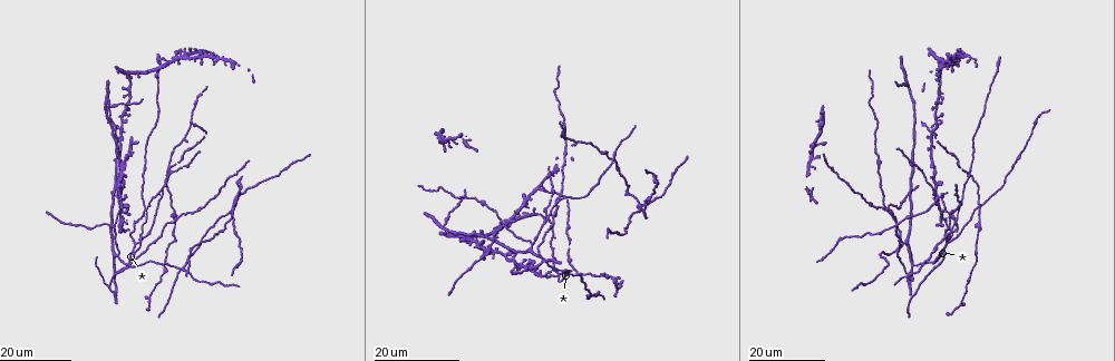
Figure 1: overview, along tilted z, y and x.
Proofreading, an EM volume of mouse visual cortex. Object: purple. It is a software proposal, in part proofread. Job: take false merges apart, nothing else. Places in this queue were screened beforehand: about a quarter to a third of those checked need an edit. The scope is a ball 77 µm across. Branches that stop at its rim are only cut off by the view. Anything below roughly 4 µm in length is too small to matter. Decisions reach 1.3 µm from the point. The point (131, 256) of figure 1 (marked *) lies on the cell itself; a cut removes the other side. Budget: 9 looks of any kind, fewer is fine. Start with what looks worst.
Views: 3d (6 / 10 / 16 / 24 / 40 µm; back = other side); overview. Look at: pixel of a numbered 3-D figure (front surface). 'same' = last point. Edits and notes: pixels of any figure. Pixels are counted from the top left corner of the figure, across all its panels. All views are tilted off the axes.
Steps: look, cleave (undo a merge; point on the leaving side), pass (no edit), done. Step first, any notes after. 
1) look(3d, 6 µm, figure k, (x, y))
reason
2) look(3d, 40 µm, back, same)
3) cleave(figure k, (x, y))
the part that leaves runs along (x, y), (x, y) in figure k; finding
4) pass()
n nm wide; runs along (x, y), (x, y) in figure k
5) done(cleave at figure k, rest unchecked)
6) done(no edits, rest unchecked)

look(3d, 24 µm, figure 1, (442, 227))
three-way junction

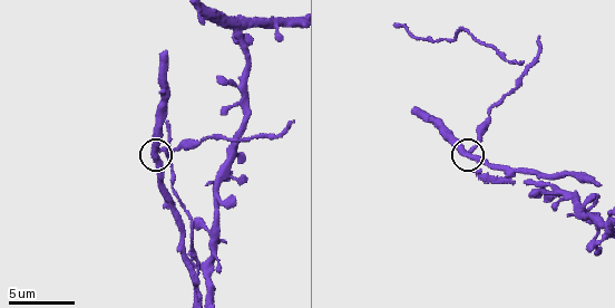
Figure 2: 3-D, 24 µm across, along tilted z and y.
look(3d, 10 µm, figure 2, (161, 150))

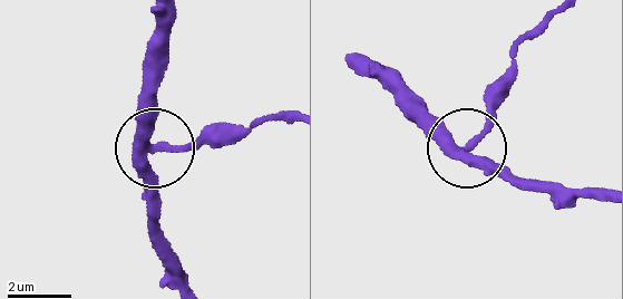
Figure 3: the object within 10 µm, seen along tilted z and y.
look(3d, 6 µm, figure 3, (471, 144))

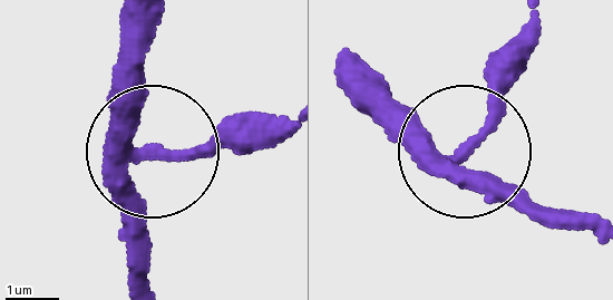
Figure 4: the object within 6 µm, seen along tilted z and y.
cleave(figure 4, (211, 153))
side arm 9 µm; the part that leaves runs along (138, 161), (249, 153), (284, 133) in figure 4; two cells meet here

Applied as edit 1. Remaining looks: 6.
look(3d, 16 µm, figure 1, (530, 249))
four arms meet

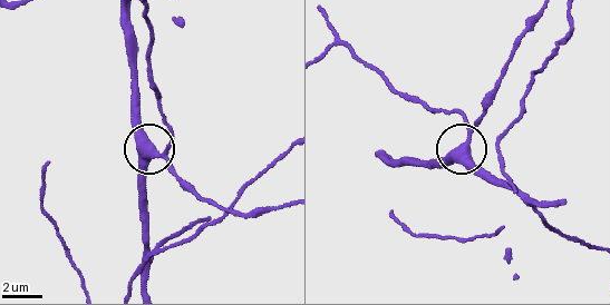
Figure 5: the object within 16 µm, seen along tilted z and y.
look(3d, 6 µm, figure 5, (151, 151))

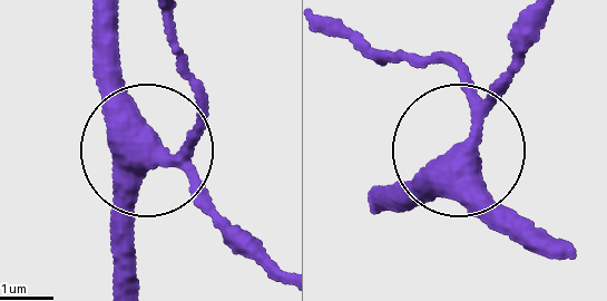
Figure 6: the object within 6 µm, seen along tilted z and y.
pass()
runs along (121, 277), (147, 157), (111, 34) in figure 6; continuous, no second cell

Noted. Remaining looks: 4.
look(3d, 16 µm, figure 1, (503, 226))
three-way junction

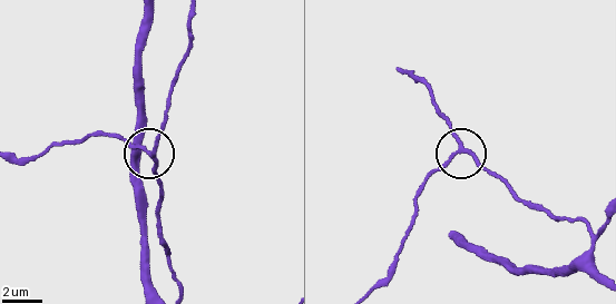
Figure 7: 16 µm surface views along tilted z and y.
look(3d, 10 µm, figure 7, (152, 154))

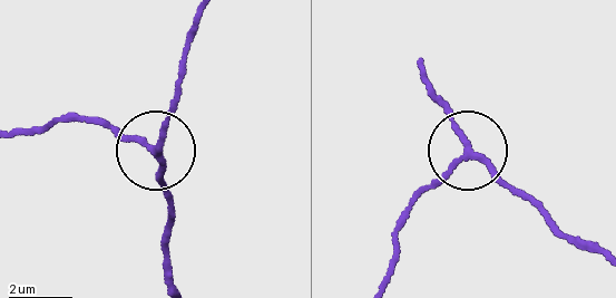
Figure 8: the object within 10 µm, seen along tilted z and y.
pass()
side arm 24 µm; runs along (602, 255), (560, 236), (544, 212), (468, 156), (409, 203) in figure 8; one cell here

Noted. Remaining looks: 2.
look(3d, 24 µm, figure 1, (136, 245))
a fork

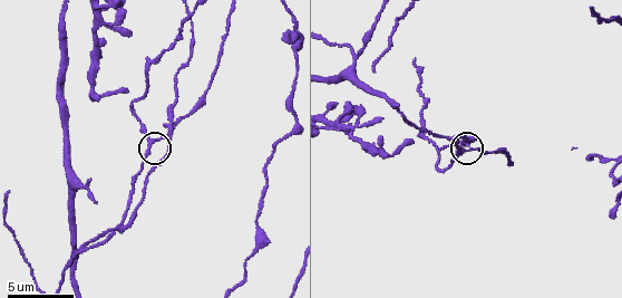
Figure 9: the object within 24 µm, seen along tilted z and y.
look(3d, 10 µm, figure 9, (152, 139))

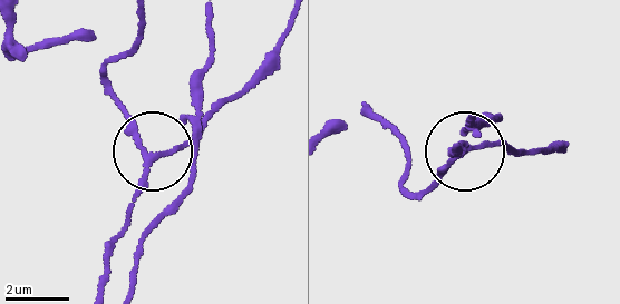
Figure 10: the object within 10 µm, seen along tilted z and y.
pass()
160 nm wide; one cell here

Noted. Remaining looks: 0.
done(cleave at figure 4, rest unchecked)

